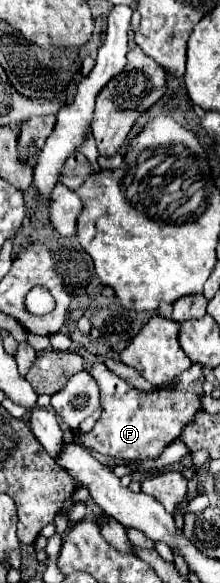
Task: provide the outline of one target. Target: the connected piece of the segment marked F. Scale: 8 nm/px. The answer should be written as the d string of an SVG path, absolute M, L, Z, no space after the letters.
M95 363L91 375L99 383L101 389L101 407L103 413L97 419L95 427L89 433L79 435L79 441L93 451L115 457L115 459L155 459L161 451L181 435L181 427L193 419L193 411L201 407L199 395L203 393L201 365L191 365L183 375L179 375L179 385L173 389L155 389L155 391L139 391L111 373L103 363Z

